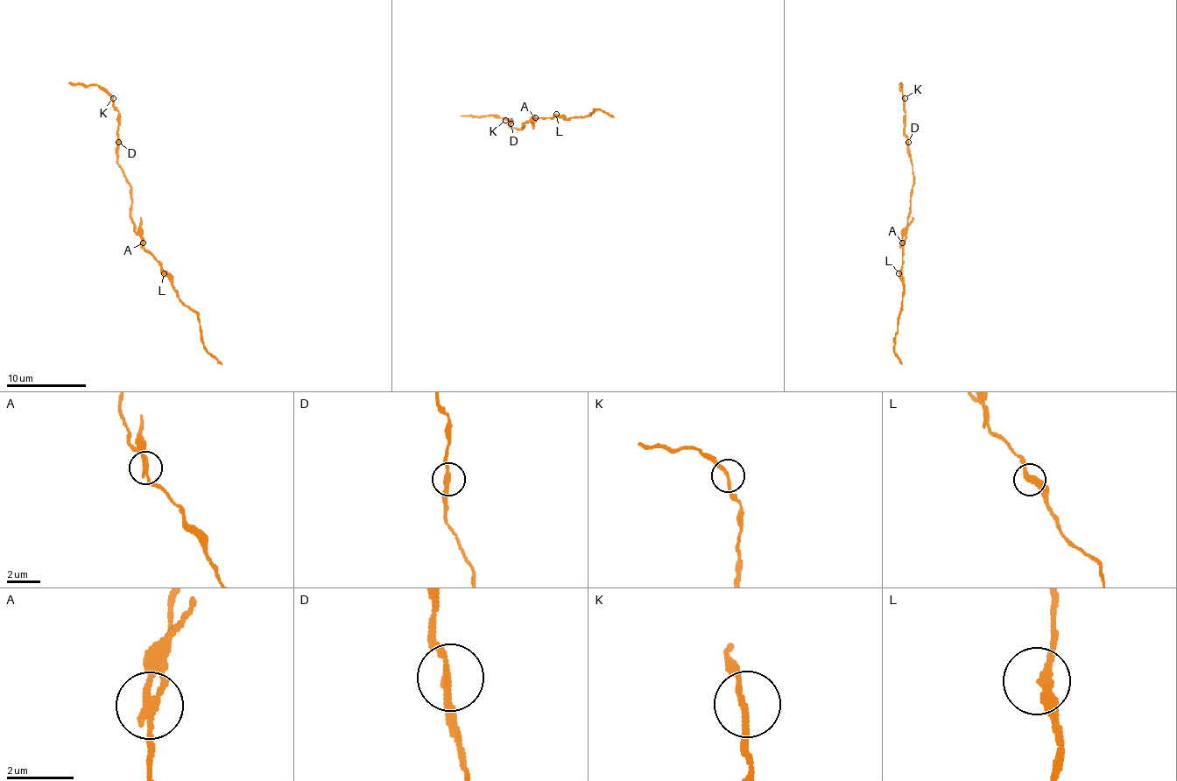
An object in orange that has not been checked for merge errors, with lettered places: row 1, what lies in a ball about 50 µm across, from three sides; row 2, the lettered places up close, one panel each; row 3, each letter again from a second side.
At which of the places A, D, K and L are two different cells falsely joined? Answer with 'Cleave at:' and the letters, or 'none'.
Cleave at: A

